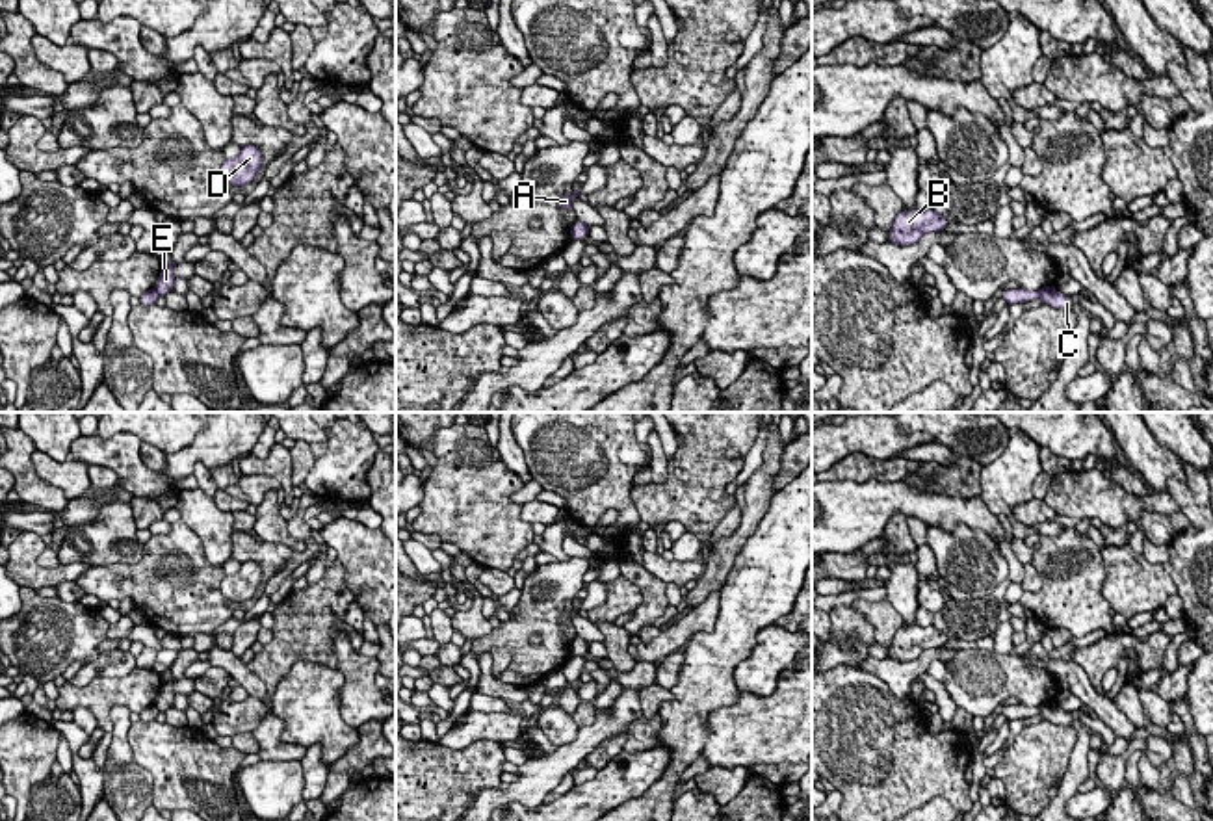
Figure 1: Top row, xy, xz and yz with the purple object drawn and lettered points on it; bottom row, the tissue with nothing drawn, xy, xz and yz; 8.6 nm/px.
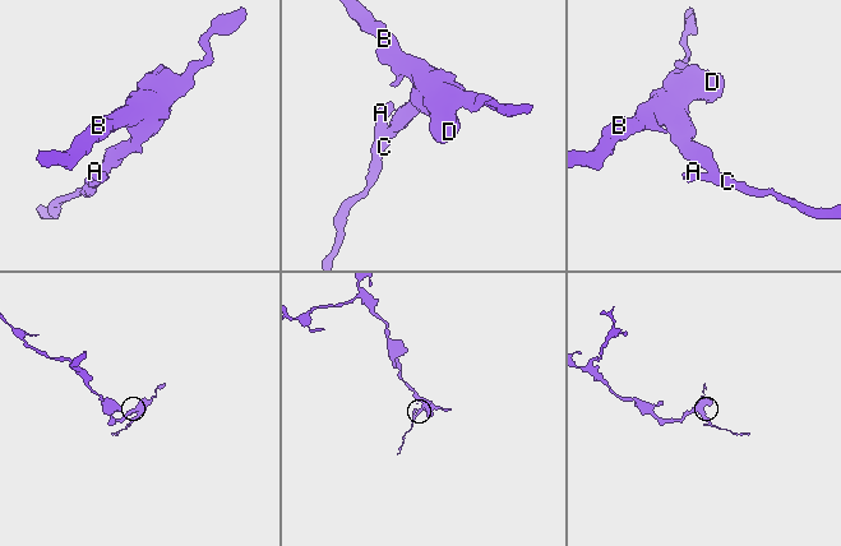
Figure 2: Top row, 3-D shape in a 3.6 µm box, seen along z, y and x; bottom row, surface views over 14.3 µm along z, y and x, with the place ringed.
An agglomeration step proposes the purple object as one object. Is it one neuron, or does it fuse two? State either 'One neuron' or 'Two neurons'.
Two neurons

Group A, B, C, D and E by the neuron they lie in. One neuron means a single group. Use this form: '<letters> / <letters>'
A C / B D E

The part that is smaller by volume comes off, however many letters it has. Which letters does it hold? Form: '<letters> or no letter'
A, C

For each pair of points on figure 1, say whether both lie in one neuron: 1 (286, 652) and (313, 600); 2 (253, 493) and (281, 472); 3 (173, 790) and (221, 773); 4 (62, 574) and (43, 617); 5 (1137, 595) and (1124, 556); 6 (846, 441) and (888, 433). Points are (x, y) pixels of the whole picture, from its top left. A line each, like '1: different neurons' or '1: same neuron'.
1: same neuron
2: different neurons
3: same neuron
4: different neurons
5: same neuron
6: same neuron

